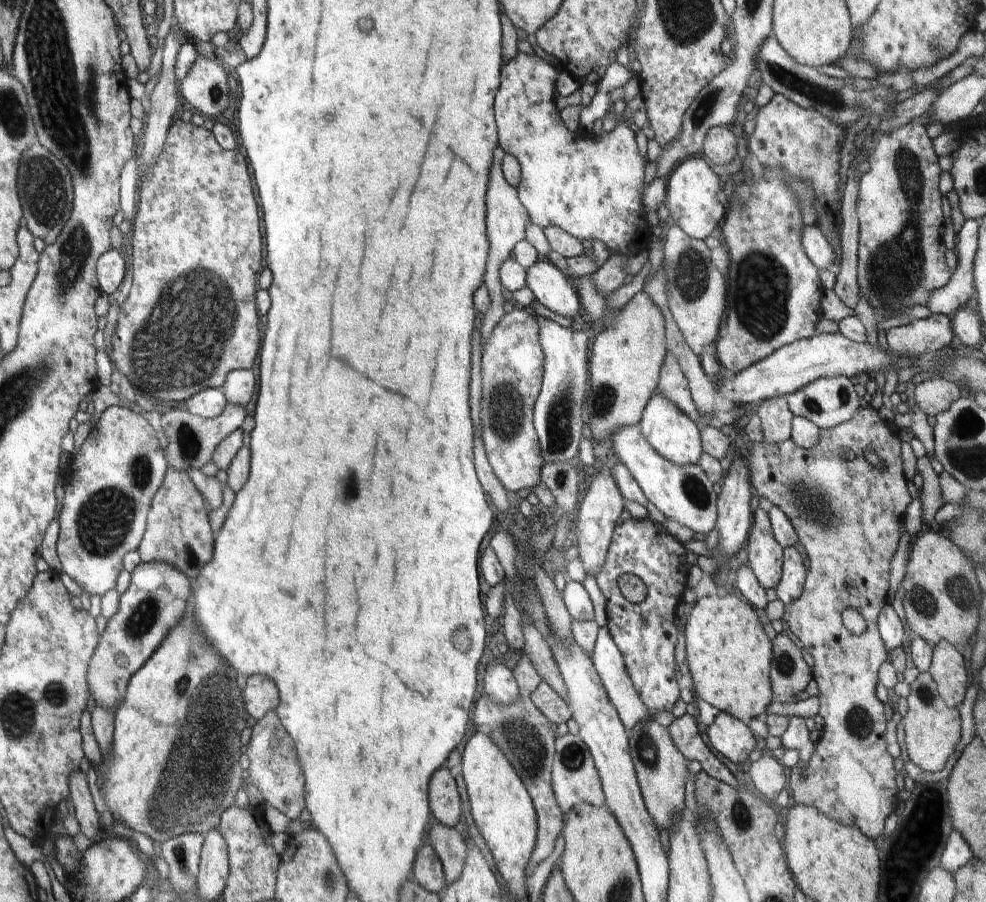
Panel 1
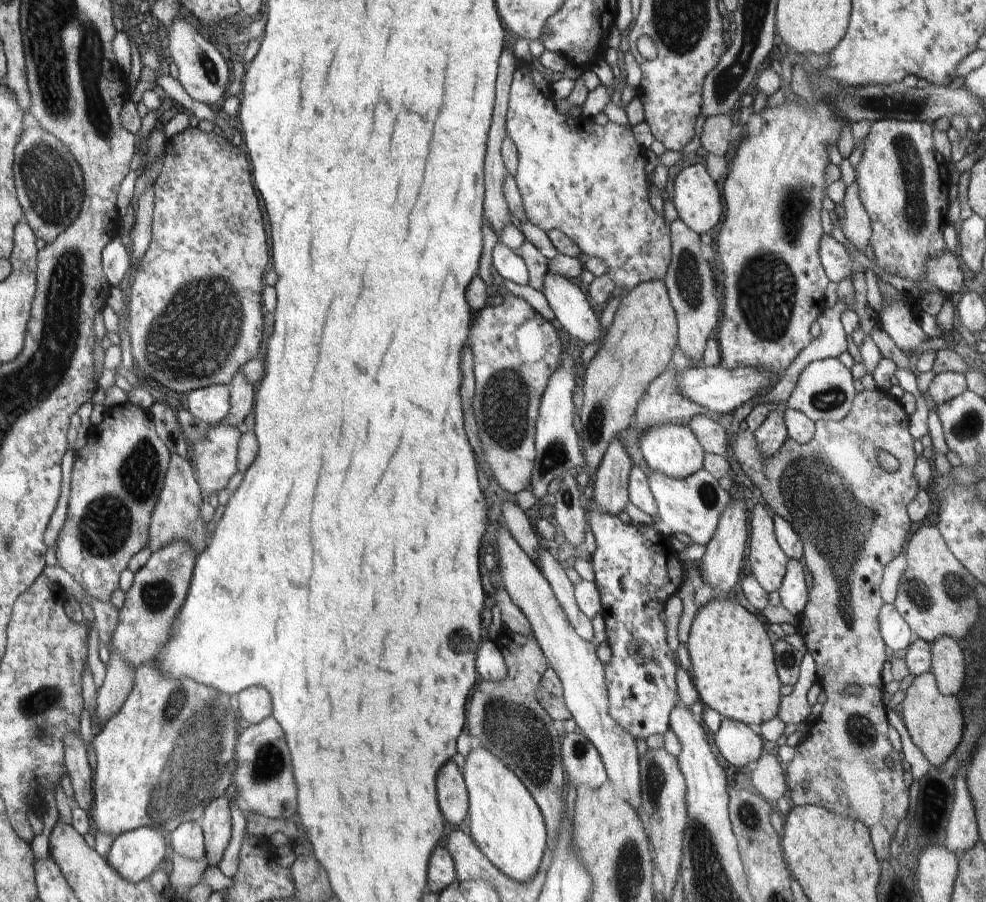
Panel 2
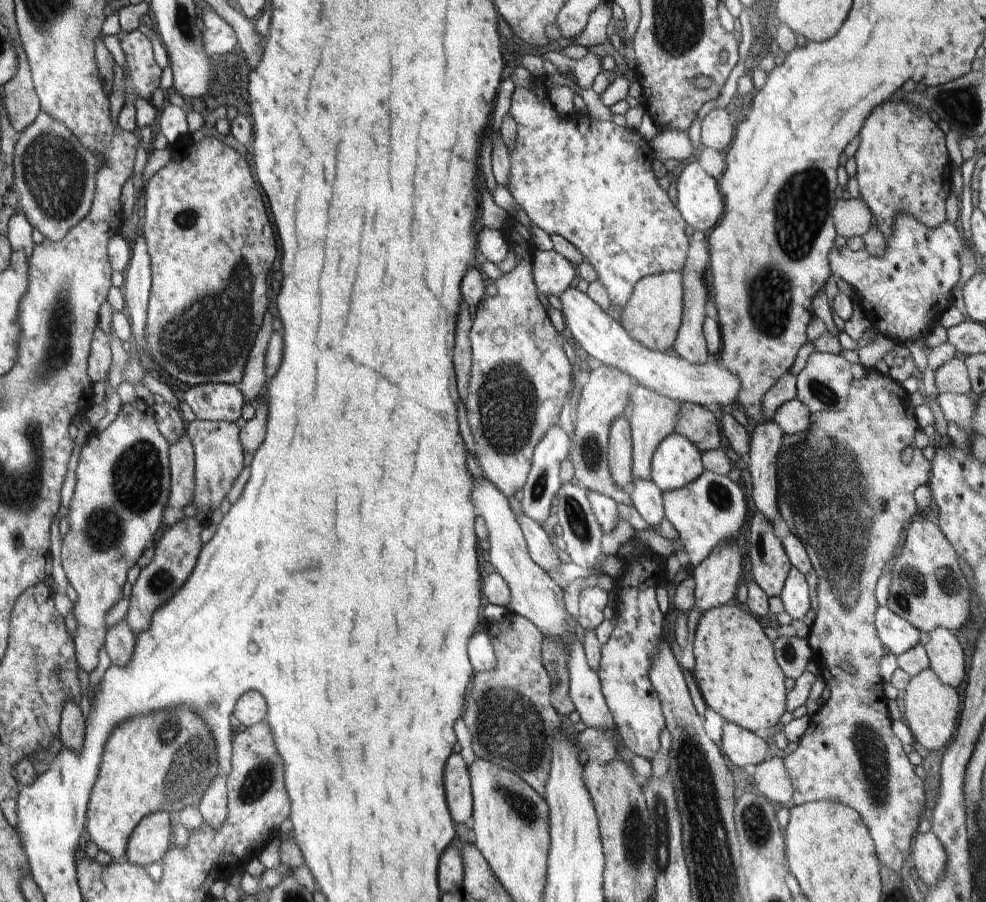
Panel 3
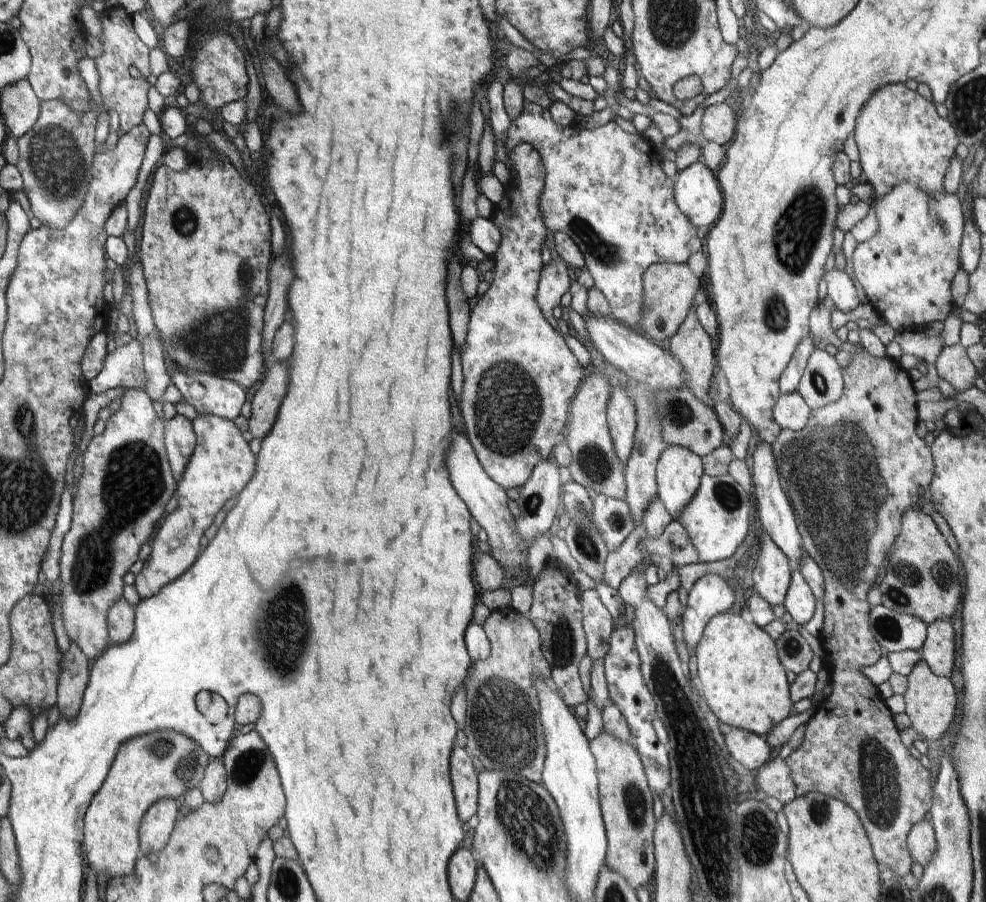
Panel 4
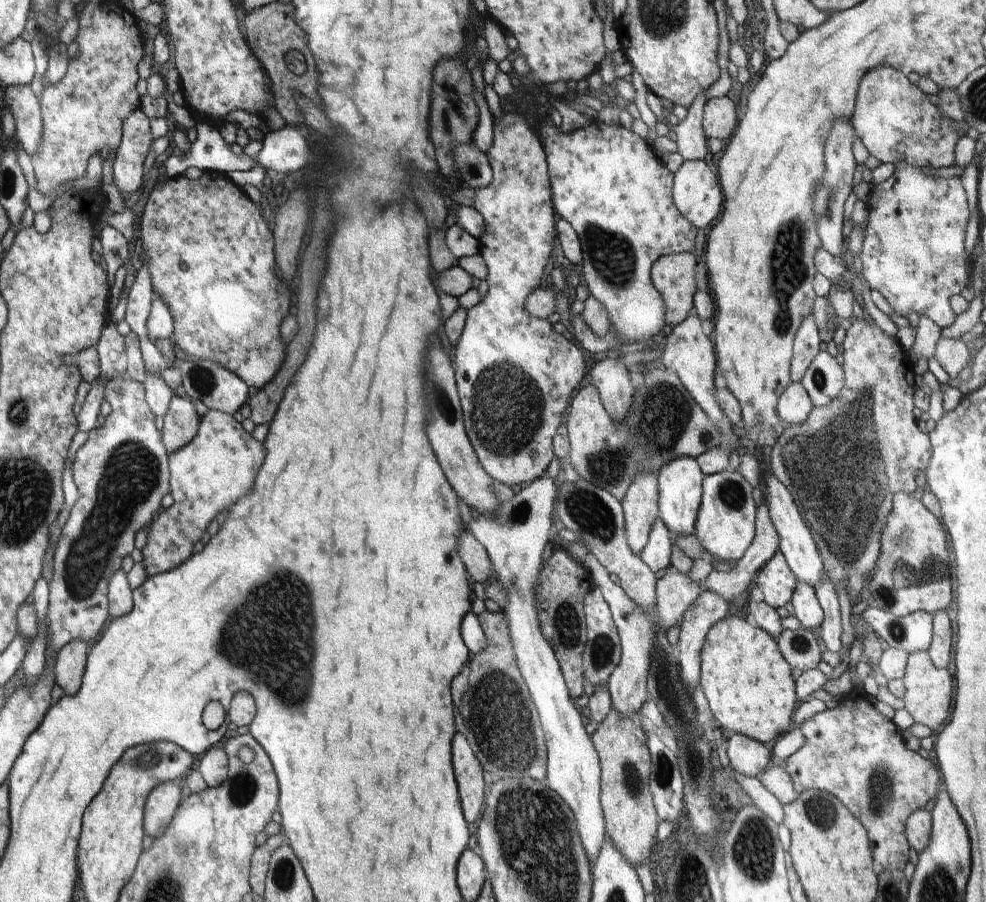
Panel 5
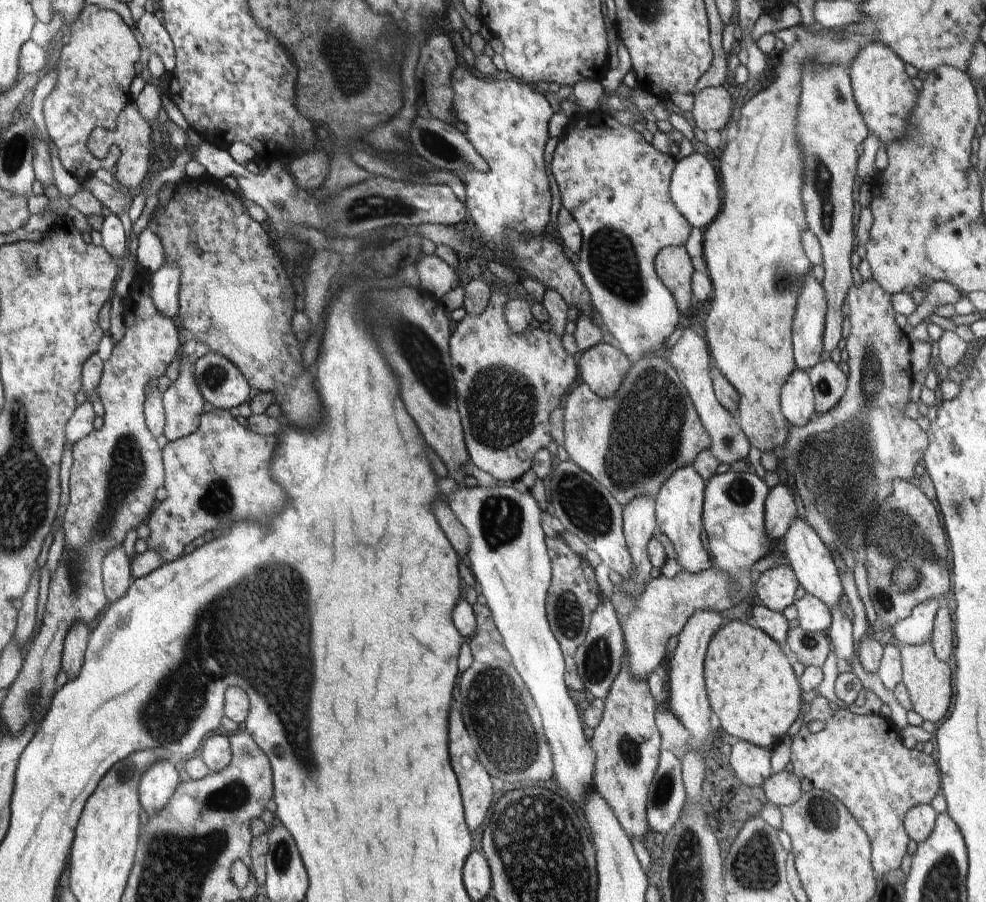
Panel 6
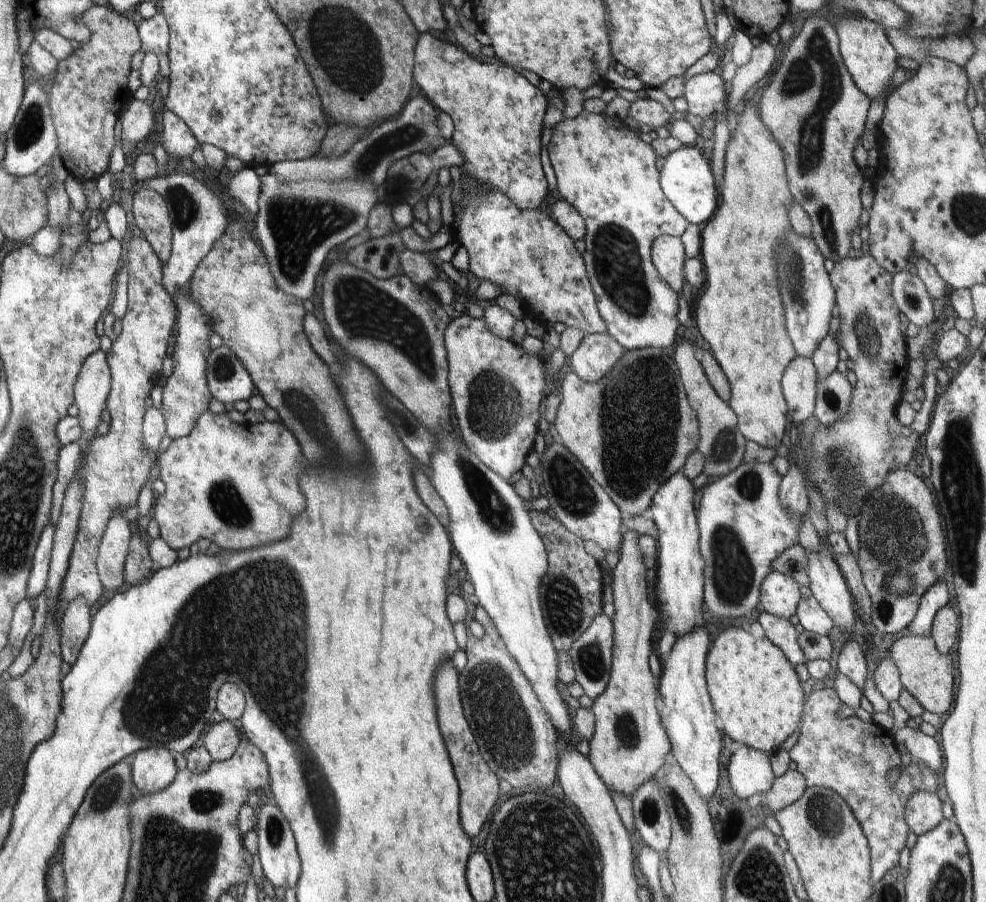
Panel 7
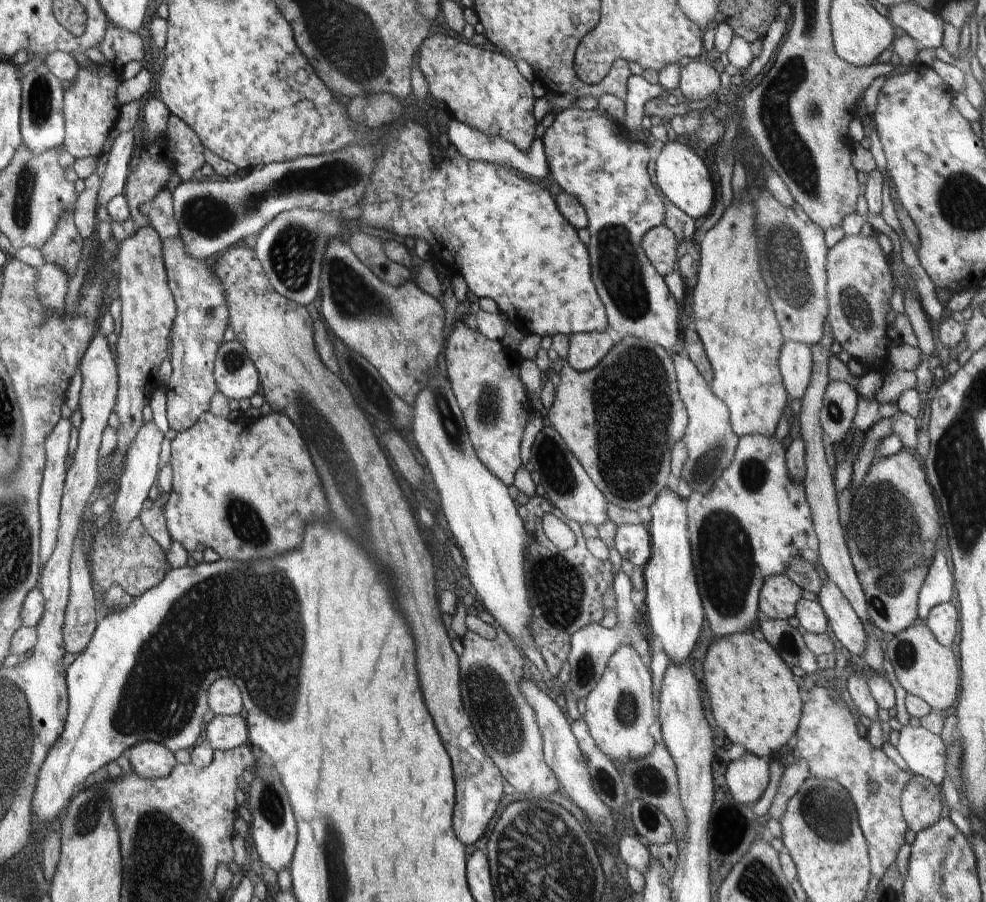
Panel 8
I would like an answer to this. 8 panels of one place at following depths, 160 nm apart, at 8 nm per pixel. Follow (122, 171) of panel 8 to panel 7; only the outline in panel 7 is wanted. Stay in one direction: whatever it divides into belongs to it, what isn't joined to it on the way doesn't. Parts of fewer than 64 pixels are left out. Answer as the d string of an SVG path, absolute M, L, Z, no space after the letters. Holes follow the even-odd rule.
M132 98L120 115L122 122L122 141L136 144L148 137L154 128L152 107L142 99Z

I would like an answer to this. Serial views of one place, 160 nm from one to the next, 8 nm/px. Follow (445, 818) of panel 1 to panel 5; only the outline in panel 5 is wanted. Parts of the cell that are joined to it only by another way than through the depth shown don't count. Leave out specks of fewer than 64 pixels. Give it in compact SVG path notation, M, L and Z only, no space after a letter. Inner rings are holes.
M456 734L452 740L452 764L464 818L468 824L476 822L482 816L482 804L484 804L484 780L482 780L484 770L474 758L468 740L462 734Z

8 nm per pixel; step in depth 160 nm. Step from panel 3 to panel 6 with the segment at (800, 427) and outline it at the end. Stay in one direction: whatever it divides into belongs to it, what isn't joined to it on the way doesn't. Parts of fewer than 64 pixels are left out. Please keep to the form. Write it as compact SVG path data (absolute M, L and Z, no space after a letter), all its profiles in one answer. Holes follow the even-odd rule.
M795 371L790 374L782 386L780 395L782 414L794 426L804 426L816 413L815 398L807 371Z

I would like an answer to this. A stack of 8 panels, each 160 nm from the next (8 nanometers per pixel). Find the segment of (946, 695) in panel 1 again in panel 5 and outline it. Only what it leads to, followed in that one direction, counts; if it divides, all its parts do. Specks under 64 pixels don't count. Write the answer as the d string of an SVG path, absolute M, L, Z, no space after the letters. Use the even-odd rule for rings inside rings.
M946 611L933 614L933 637L927 650L932 664L936 668L947 670L952 652L952 631L950 619Z

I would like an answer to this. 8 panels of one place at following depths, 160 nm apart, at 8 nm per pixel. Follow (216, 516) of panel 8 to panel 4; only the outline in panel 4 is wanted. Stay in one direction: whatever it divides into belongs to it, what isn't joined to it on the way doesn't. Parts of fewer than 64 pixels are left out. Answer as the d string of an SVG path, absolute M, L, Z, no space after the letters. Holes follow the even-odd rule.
M199 415L191 422L196 434L196 447L192 456L190 456L190 460L188 460L188 464L186 464L182 478L177 483L175 498L178 500L178 507L172 514L168 514L164 518L162 526L158 528L158 532L154 536L150 558L144 562L144 568L136 576L136 591L141 600L156 596L166 584L180 578L188 568L192 567L192 564L196 562L200 555L200 539L205 530L213 524L216 514L223 510L222 508L227 500L238 498L256 472L257 455L250 450L249 443L244 440L243 433L240 432L233 421L215 415Z

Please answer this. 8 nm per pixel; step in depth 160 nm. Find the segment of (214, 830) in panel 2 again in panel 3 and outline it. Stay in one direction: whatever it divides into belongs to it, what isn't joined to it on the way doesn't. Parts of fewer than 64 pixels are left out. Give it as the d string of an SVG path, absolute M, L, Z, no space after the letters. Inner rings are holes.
M223 773L214 776L210 786L204 790L199 805L203 822L212 828L220 828L226 820L227 810L227 777Z

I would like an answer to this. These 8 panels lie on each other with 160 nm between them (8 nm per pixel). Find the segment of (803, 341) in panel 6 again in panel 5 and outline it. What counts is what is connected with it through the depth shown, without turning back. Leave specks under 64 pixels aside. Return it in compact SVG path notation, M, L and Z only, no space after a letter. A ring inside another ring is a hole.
M813 308L811 313L801 322L799 329L793 338L793 357L791 360L790 380L792 383L800 383L806 374L808 367L813 363L814 358L820 352L820 335L813 319Z

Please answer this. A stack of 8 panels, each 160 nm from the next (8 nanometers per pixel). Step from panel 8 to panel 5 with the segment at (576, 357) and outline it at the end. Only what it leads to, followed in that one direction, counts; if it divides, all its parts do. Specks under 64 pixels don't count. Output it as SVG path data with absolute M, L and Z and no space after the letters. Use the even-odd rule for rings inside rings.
M607 358L588 367L588 372L592 377L591 383L599 392L600 400L610 418L615 423L624 422L626 414L632 408L634 396L634 388L630 384L630 376L624 364Z

